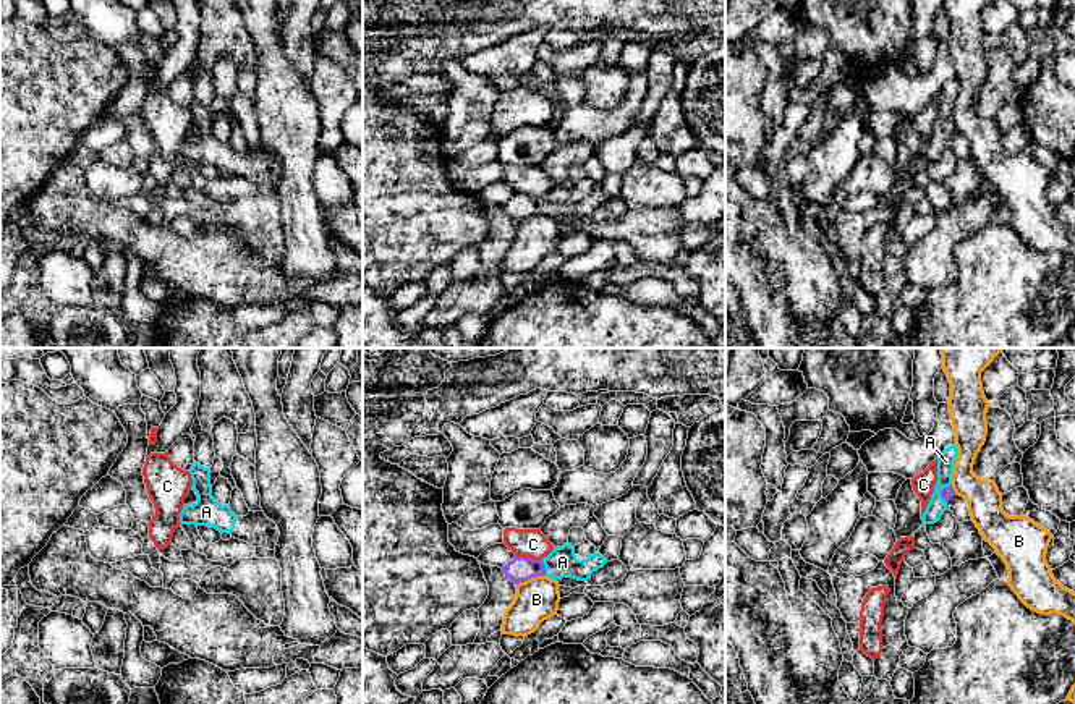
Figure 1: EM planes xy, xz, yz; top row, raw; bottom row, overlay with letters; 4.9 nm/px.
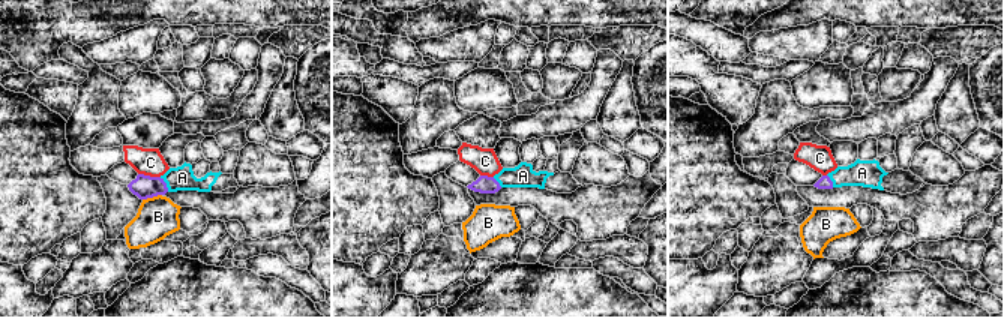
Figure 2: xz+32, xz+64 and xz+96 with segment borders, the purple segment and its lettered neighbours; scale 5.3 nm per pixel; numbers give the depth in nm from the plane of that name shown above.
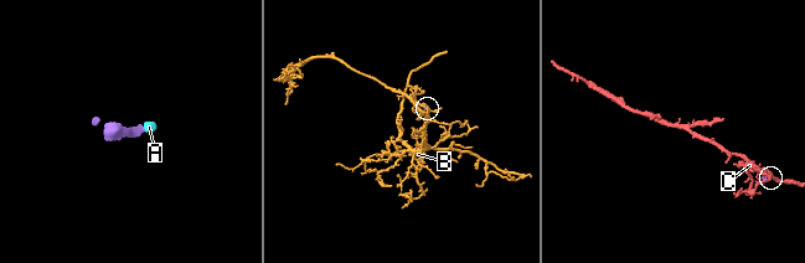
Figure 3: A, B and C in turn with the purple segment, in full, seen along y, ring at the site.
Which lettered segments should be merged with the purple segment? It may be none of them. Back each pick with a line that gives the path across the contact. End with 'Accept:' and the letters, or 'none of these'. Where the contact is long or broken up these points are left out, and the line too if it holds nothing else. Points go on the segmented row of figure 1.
A: Path across: yz (947, 492), (941, 492), (946, 462)
Accept: A

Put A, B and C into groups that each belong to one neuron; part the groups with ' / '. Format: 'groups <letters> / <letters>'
groups A / B / C

